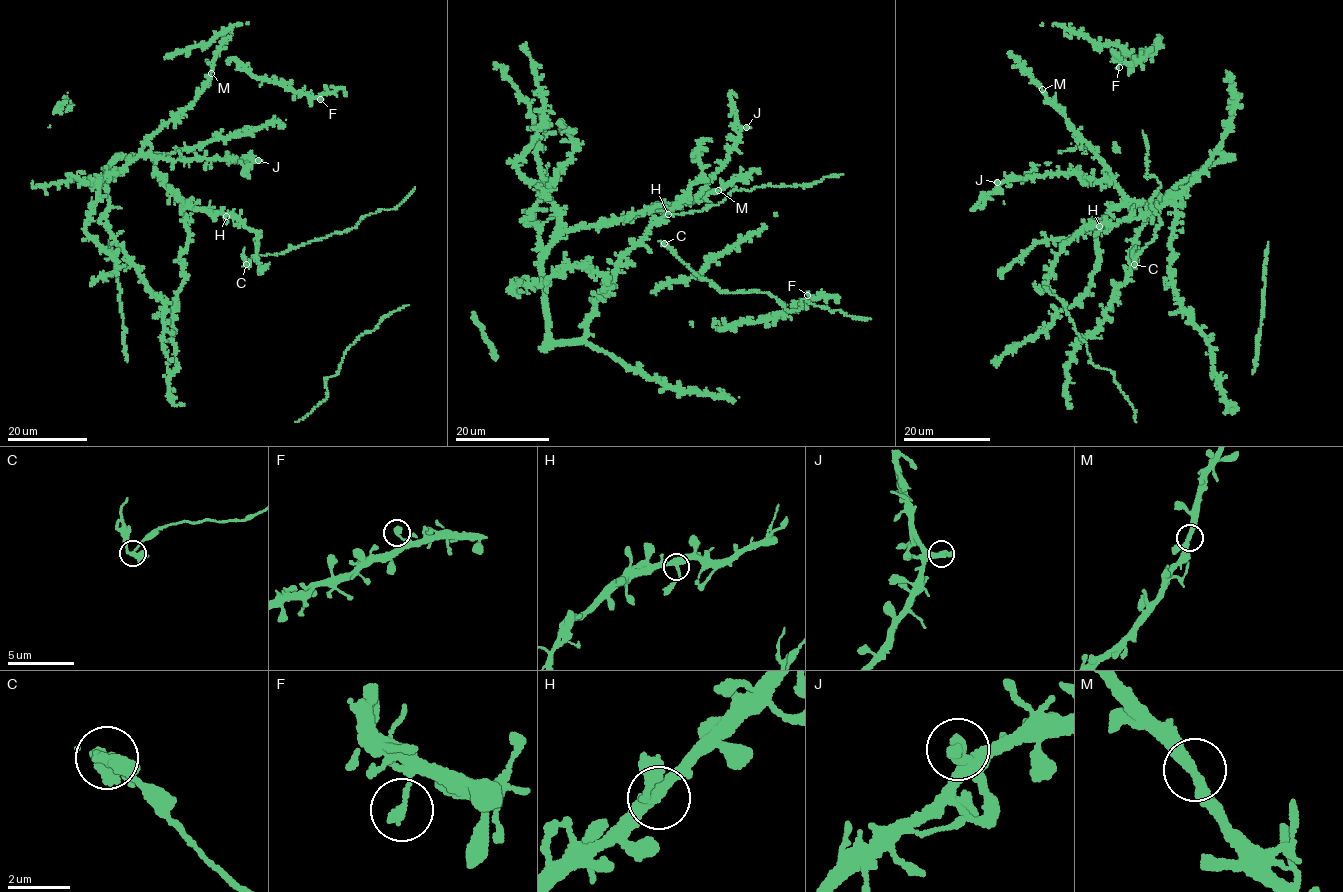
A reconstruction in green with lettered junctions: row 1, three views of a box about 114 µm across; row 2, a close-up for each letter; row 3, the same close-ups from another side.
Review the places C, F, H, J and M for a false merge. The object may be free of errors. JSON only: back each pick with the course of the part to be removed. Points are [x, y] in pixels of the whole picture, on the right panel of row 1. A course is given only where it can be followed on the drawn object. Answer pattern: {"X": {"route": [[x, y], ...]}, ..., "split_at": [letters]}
{"C": {"route": [[1134, 264], [1135, 246]]}, "split_at": ["C"]}

